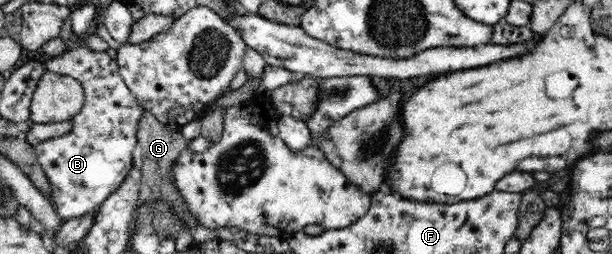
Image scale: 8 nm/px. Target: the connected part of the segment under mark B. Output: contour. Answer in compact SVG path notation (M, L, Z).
M83 45L51 57L42 65L45 71L78 80L84 88L84 105L71 118L71 132L34 145L36 160L51 185L50 203L57 217L67 221L92 214L123 184L133 168L137 126L144 108L121 78L116 59L106 51L93 51Z

